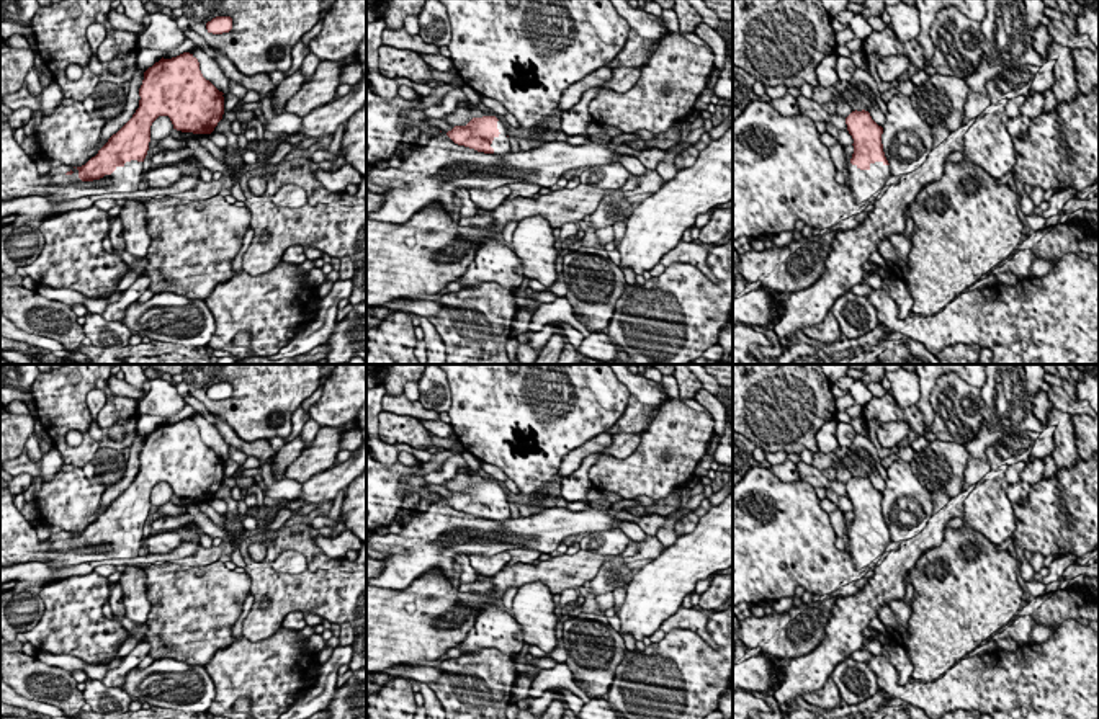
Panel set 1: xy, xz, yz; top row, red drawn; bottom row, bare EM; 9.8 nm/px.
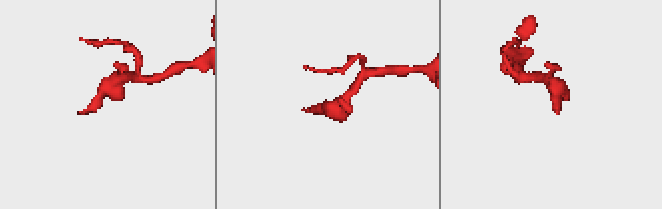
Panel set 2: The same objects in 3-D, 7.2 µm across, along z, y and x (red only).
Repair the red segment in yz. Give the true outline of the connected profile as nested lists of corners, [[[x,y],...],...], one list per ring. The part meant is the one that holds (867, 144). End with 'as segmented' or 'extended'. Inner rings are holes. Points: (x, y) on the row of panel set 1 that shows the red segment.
[[[865,109],[852,111],[846,124],[854,139],[854,154],[847,163],[849,188],[857,203],[865,203],[886,185],[891,175],[881,144],[883,127]]]; extended

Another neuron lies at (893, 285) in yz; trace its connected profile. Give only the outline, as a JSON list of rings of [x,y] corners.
[[[895,266],[888,268],[890,270],[890,276],[881,279],[881,288],[891,296],[891,299],[896,302],[898,306],[898,317],[903,320],[906,317],[909,317],[914,299],[909,293],[909,288],[901,276],[898,276],[895,273]]]

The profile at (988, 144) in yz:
[[[1003,98],[986,106],[963,136],[963,155],[994,180],[1012,172],[1017,162],[1006,105]]]

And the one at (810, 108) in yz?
[[[803,95],[796,98],[796,105],[801,109],[803,116],[808,116],[813,123],[823,121],[834,124],[837,129],[847,129],[846,118],[839,116],[837,113],[829,114],[823,109],[821,105],[810,98],[805,98]]]

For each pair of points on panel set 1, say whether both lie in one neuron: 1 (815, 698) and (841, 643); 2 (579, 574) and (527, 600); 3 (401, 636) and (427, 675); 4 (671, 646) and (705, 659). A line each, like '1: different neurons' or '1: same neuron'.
1: different neurons
2: different neurons
3: different neurons
4: same neuron

